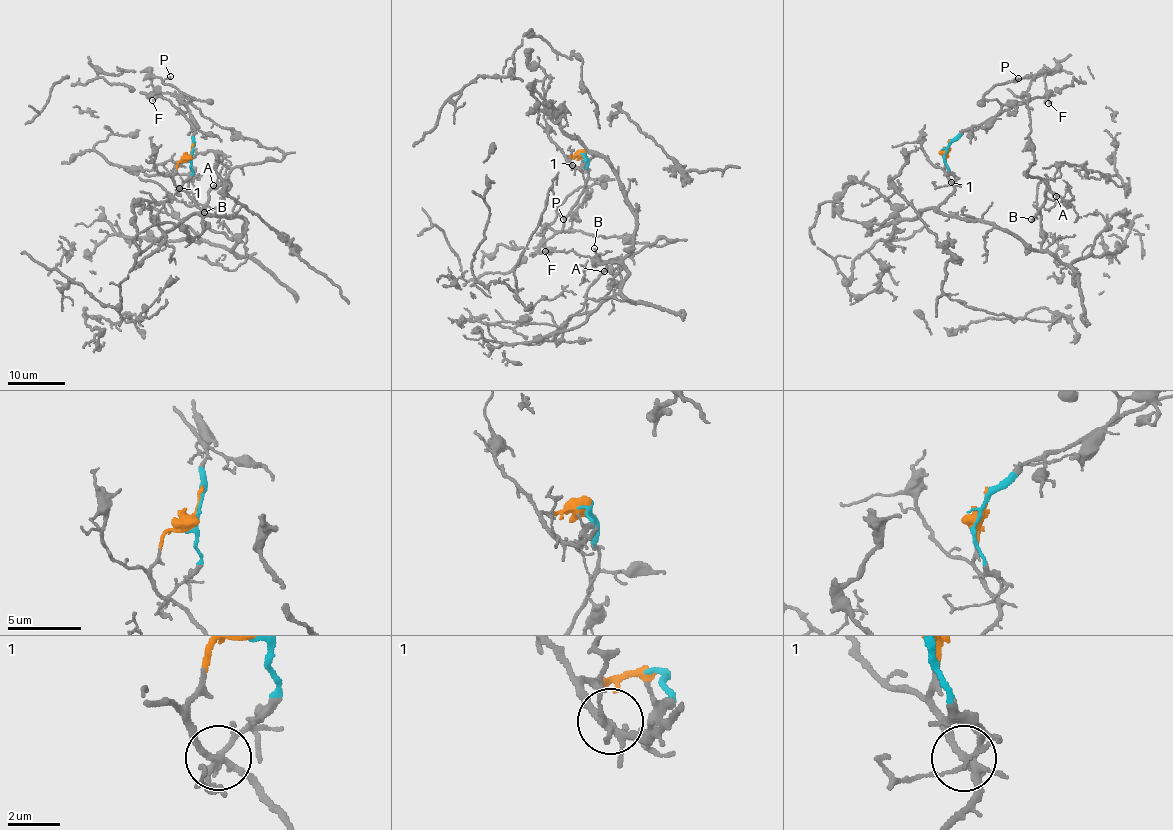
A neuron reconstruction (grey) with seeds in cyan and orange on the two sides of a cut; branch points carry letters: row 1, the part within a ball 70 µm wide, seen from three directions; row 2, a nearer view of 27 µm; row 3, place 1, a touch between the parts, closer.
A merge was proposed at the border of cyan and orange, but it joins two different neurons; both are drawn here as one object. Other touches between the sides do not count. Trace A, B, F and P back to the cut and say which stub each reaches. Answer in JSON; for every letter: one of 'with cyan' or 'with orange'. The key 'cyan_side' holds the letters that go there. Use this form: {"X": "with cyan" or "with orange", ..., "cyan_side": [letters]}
{"A": "with orange", "B": "with orange", "F": "with cyan", "P": "with cyan", "cyan_side": ["F", "P"]}

